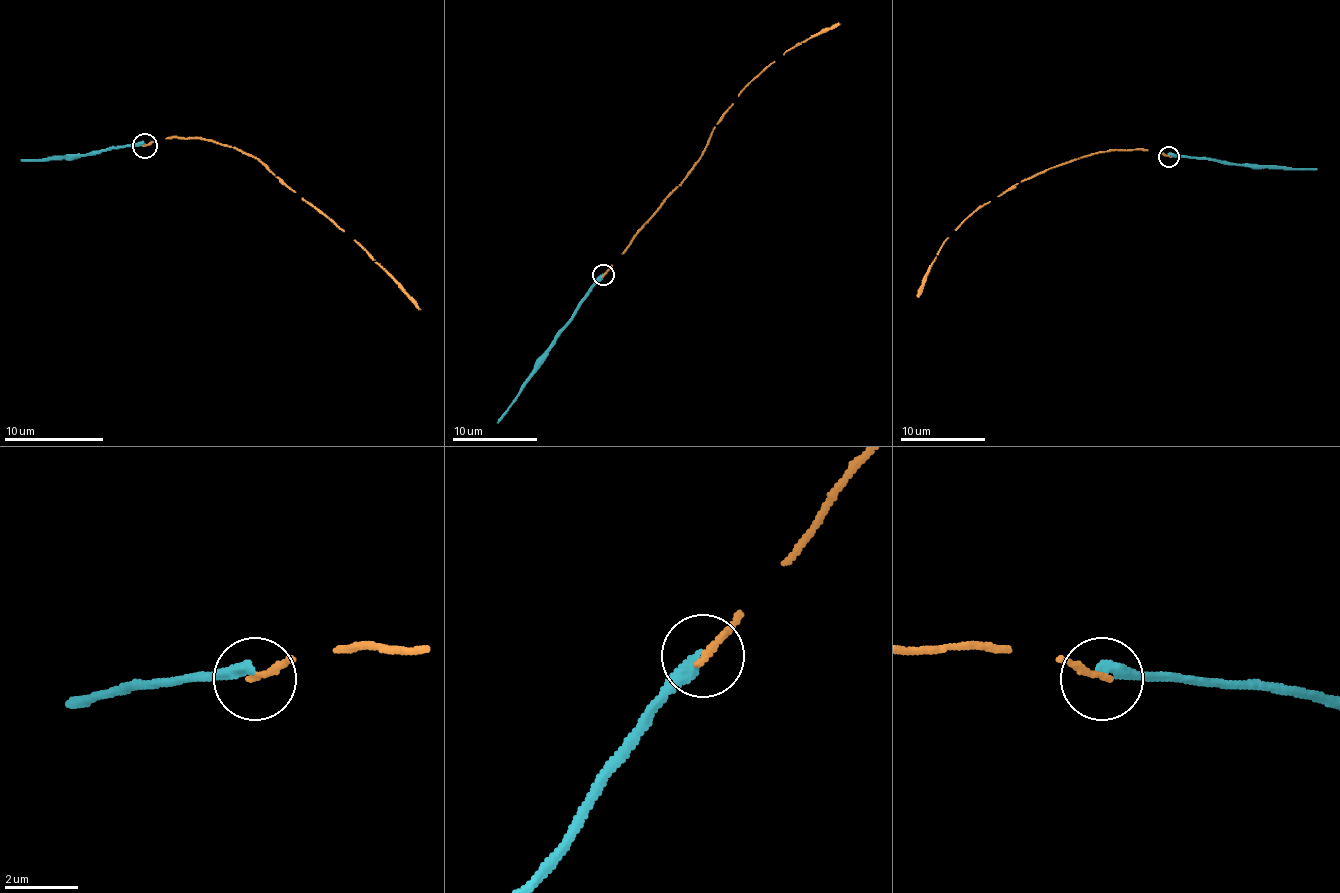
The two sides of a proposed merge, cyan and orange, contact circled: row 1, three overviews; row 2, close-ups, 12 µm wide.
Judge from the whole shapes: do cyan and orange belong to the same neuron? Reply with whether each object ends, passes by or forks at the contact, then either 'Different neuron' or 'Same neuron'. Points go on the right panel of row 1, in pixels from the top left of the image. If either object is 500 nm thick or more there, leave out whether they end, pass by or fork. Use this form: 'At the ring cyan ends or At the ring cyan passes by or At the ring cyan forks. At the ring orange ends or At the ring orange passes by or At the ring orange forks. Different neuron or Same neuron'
At the ring cyan ends. At the ring orange ends. Different neuron

